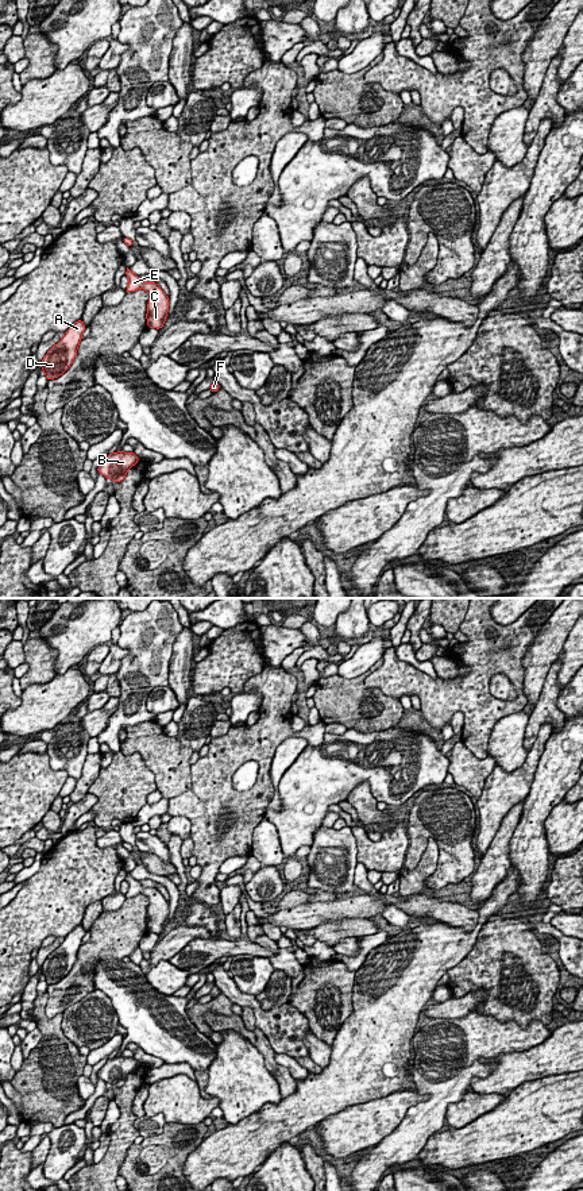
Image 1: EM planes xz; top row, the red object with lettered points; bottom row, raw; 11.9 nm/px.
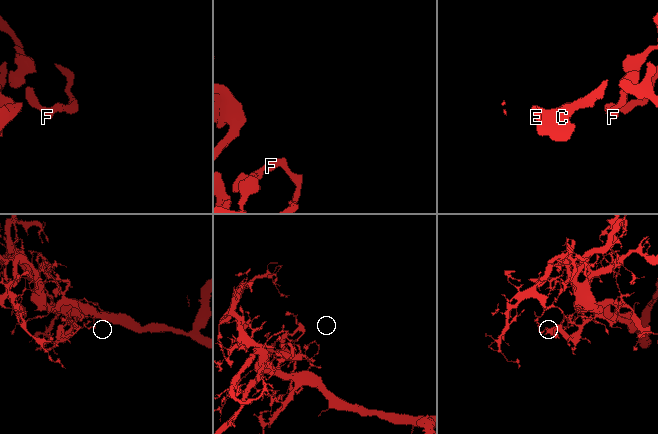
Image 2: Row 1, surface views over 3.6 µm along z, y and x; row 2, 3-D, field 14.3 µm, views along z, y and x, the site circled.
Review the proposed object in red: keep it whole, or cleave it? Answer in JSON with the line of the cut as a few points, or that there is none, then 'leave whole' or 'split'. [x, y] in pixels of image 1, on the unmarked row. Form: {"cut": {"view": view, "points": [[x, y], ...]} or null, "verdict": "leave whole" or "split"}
{"cut": null, "verdict": "leave whole"}

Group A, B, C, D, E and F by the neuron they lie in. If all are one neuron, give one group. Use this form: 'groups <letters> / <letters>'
groups A B C D E F

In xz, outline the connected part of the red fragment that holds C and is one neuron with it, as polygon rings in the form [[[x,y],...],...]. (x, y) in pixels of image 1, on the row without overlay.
[[[128,872],[126,875],[126,880],[130,884],[126,894],[127,898],[135,897],[136,894],[144,894],[150,899],[146,920],[147,930],[148,933],[161,934],[166,928],[169,902],[163,898],[158,889],[143,887],[139,880],[134,879]]]

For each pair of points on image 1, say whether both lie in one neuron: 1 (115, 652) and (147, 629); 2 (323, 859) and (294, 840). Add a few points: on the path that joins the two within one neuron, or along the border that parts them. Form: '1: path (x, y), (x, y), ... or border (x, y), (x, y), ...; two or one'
1: border (118, 644), (128, 652), (115, 673); two
2: border (321, 825), (315, 832), (313, 841), (309, 845); two

